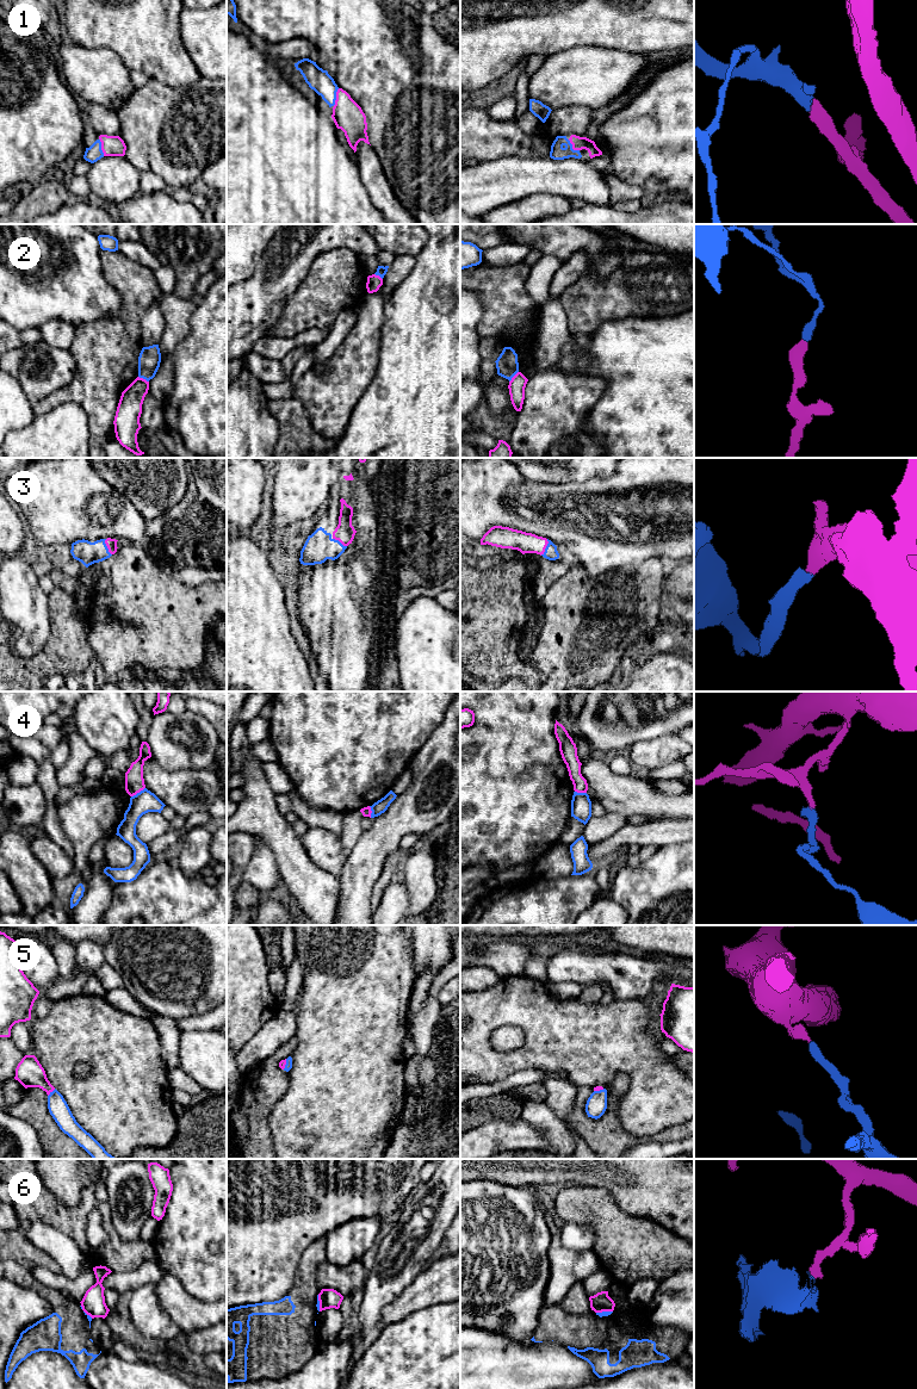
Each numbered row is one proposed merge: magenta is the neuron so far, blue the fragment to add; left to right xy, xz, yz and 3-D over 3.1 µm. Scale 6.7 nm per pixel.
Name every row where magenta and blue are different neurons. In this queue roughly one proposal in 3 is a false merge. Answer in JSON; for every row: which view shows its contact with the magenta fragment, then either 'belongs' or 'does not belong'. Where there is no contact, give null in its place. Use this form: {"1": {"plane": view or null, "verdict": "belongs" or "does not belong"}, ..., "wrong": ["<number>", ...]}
{"1": {"plane": "xz", "verdict": "belongs"}, "2": {"plane": "xy", "verdict": "does not belong"}, "3": {"plane": "yz", "verdict": "belongs"}, "4": {"plane": "xy", "verdict": "does not belong"}, "5": {"plane": "xy", "verdict": "belongs"}, "6": {"plane": "xz", "verdict": "does not belong"}, "wrong": ["2", "4", "6"]}

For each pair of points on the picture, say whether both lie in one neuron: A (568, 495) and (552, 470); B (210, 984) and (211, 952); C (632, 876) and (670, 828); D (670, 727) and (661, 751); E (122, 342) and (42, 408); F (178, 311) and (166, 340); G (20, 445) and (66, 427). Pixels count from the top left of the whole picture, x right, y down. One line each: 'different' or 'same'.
A: different
B: same
C: different
D: different
E: same
F: same
G: same

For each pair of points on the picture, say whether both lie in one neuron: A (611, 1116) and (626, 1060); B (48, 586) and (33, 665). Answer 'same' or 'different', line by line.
A: different
B: different

